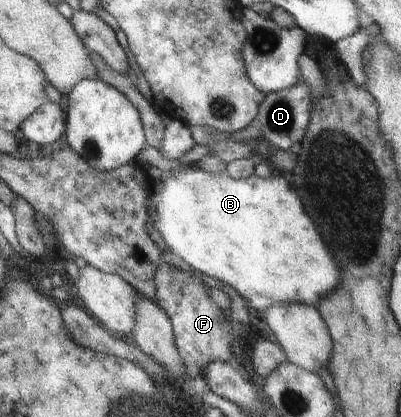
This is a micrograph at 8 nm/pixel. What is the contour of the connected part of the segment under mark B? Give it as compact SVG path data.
M196 165L195 168L187 168L187 170L179 170L173 174L167 174L166 178L161 177L161 182L157 184L157 194L149 196L149 212L147 212L147 220L153 224L153 227L161 235L169 252L181 258L194 270L198 270L203 274L213 277L227 285L233 287L247 302L247 308L255 311L257 314L263 313L265 308L275 306L275 304L291 304L291 302L301 302L301 304L309 304L309 306L317 307L321 302L321 298L325 298L327 294L331 294L337 289L341 282L341 270L339 264L335 262L333 254L329 250L325 250L325 242L321 240L313 220L307 216L307 212L303 210L301 200L297 198L297 194L293 192L291 184L285 178L279 176L270 176L269 178L259 178L256 175L250 175L244 178L232 178L226 174L209 174Z

